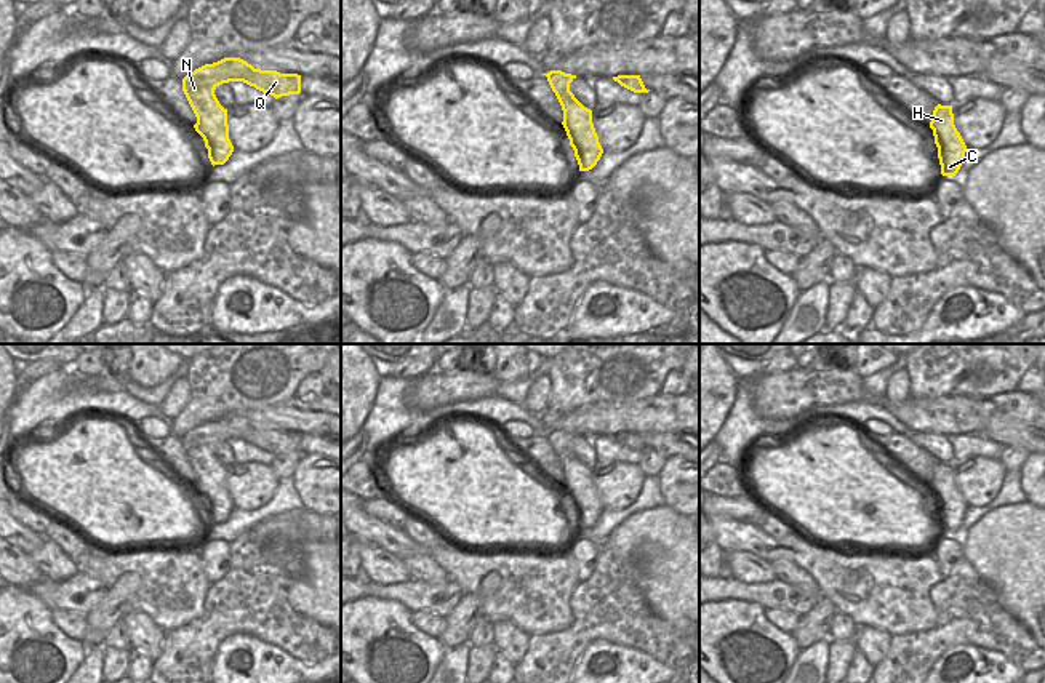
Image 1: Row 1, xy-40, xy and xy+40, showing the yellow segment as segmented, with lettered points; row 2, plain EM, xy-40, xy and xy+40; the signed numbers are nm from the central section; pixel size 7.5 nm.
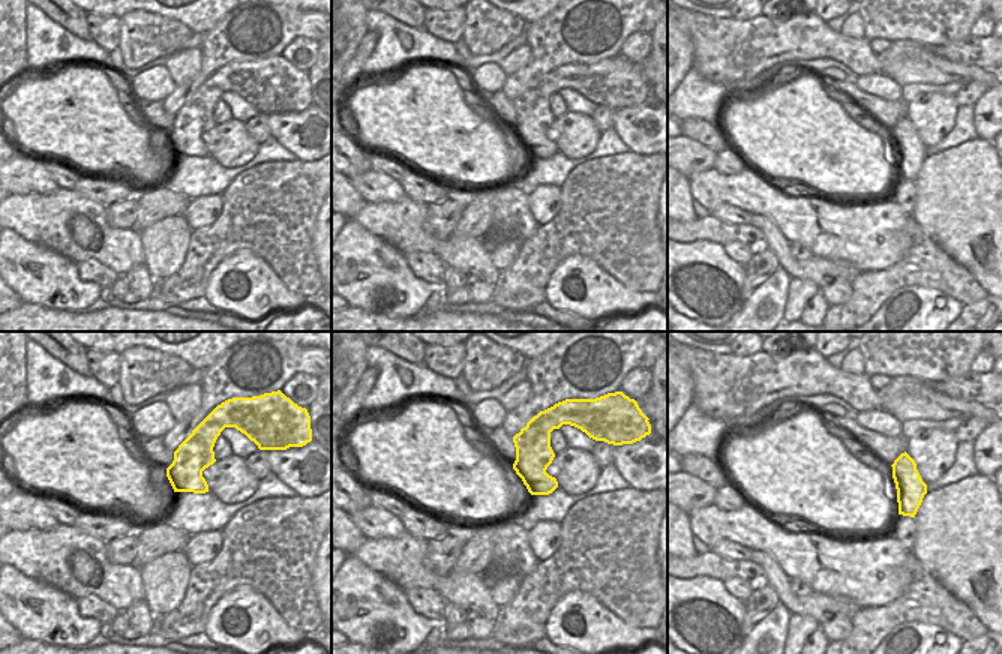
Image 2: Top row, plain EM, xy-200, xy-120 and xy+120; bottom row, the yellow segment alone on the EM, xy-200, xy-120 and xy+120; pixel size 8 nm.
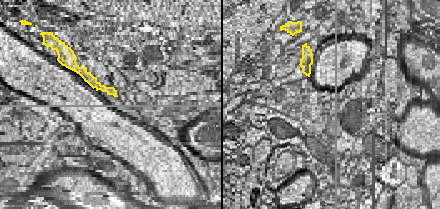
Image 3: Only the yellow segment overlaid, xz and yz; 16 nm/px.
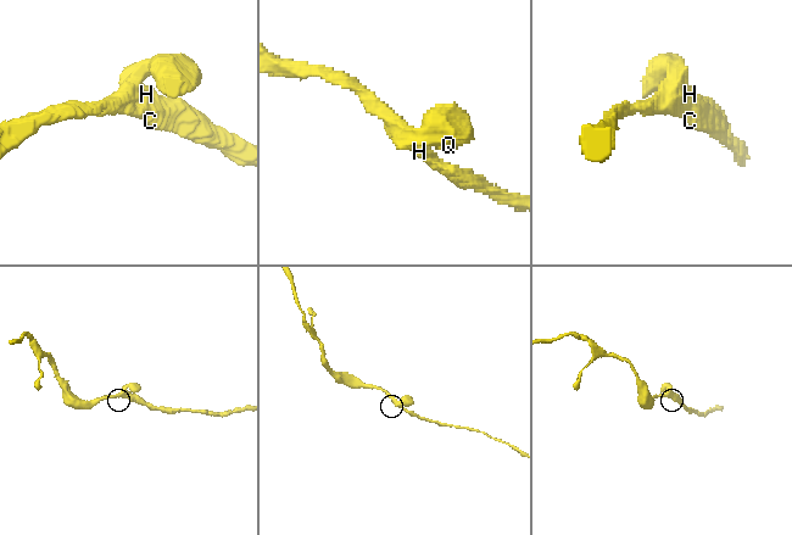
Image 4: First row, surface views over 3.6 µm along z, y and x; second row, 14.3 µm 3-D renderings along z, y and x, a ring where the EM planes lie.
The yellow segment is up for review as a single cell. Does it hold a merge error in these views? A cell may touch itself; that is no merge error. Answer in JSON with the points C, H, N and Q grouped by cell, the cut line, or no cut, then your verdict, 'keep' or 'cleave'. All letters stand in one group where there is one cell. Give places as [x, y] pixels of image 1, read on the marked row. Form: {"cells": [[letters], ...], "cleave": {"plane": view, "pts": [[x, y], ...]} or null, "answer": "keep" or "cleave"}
{"cells": [["C", "H", "N", "Q"]], "cleave": null, "answer": "keep"}

